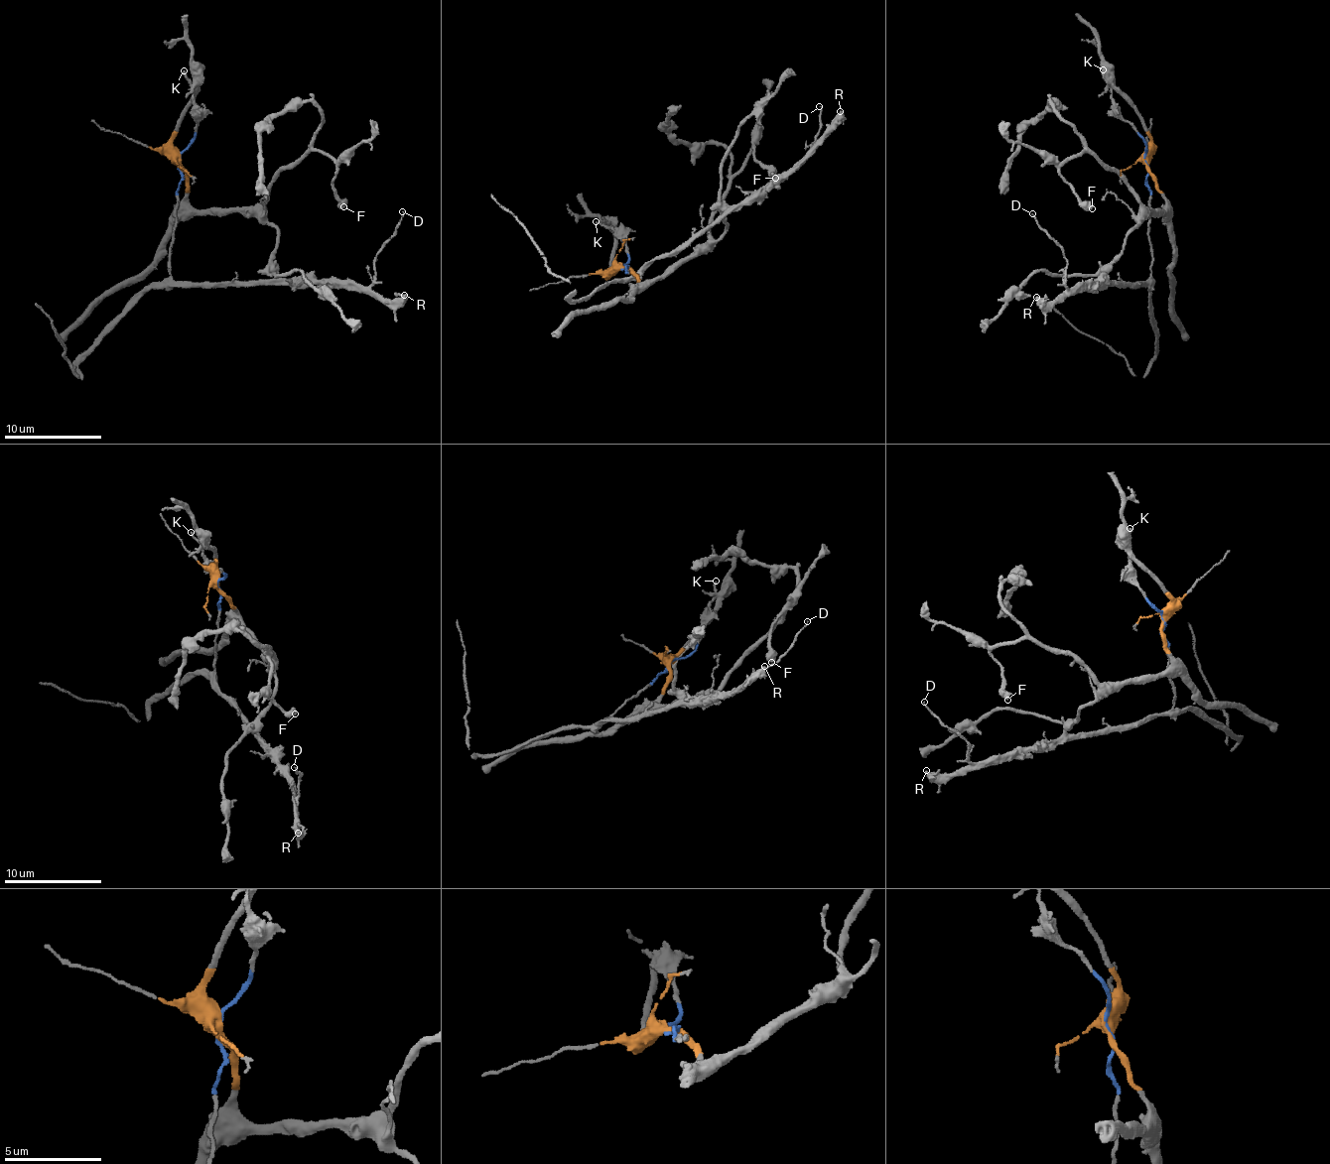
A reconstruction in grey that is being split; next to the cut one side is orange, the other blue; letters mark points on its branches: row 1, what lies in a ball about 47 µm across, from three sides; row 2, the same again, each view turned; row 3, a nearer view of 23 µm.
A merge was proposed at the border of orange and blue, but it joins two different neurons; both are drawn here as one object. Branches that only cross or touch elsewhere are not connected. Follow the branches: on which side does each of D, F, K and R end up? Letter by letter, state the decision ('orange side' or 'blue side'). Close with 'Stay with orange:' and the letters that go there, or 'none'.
D: blue side
F: orange side
K: blue side
R: blue side
Stay with orange: F

